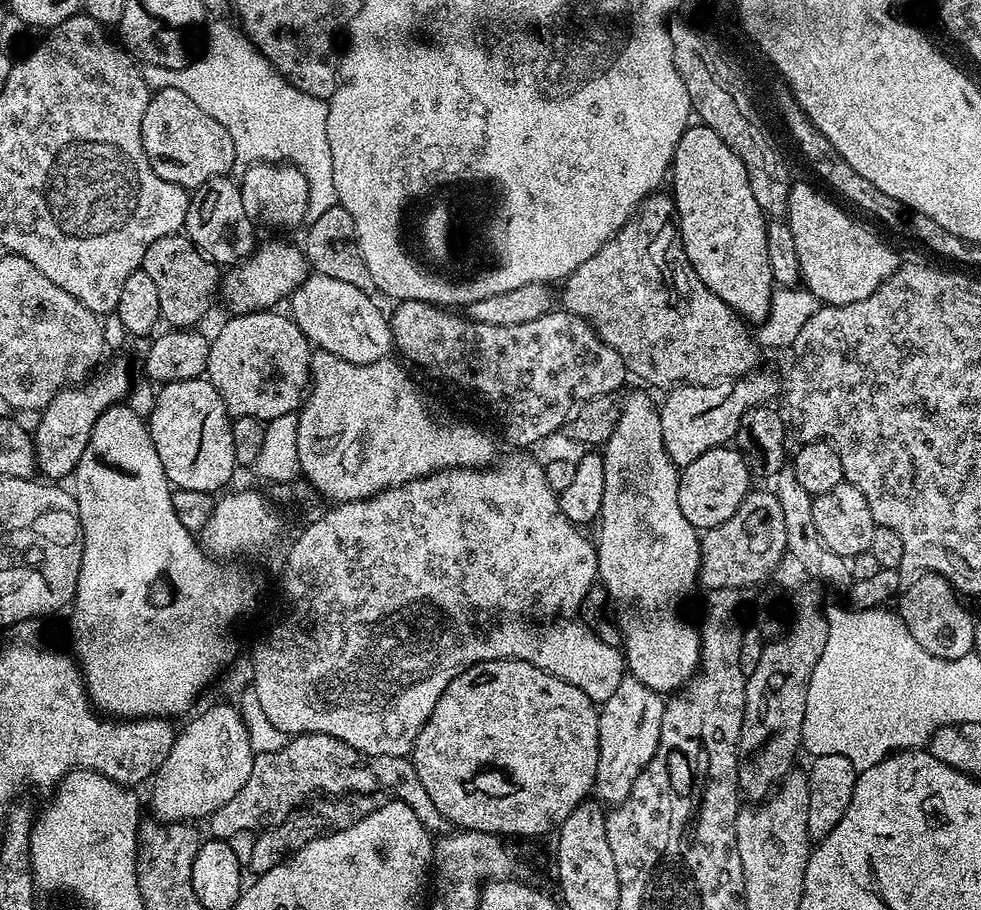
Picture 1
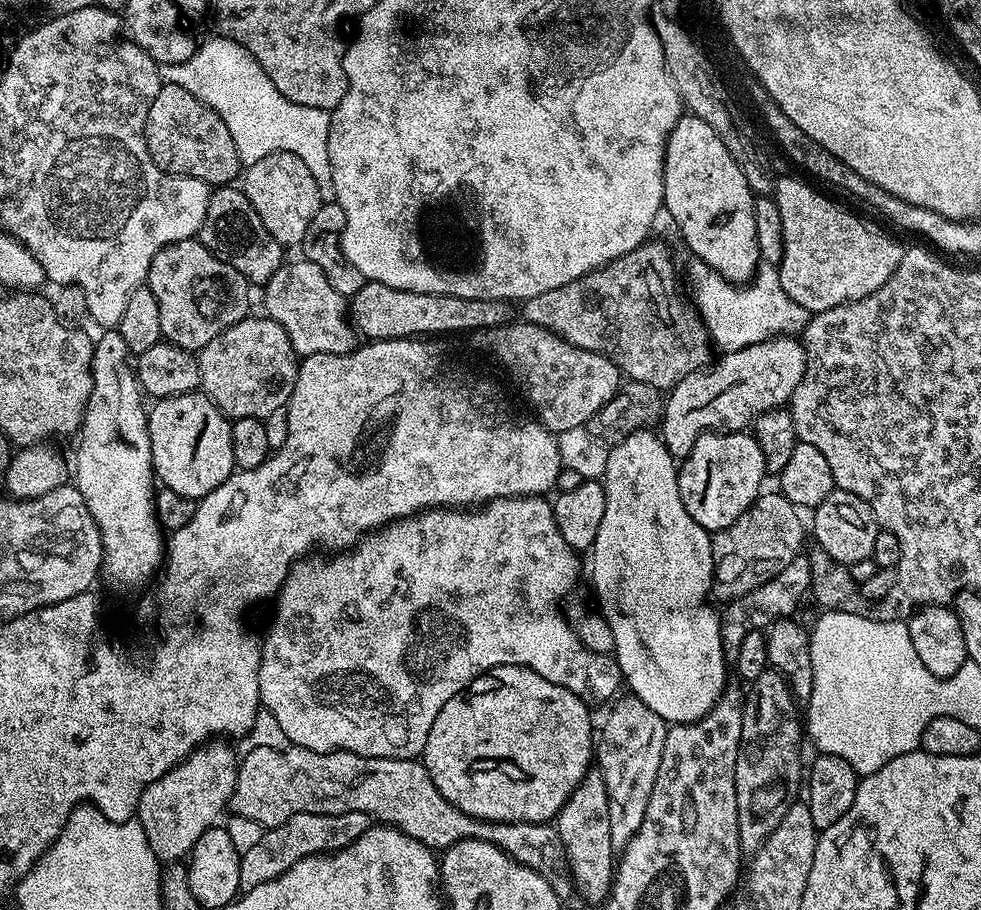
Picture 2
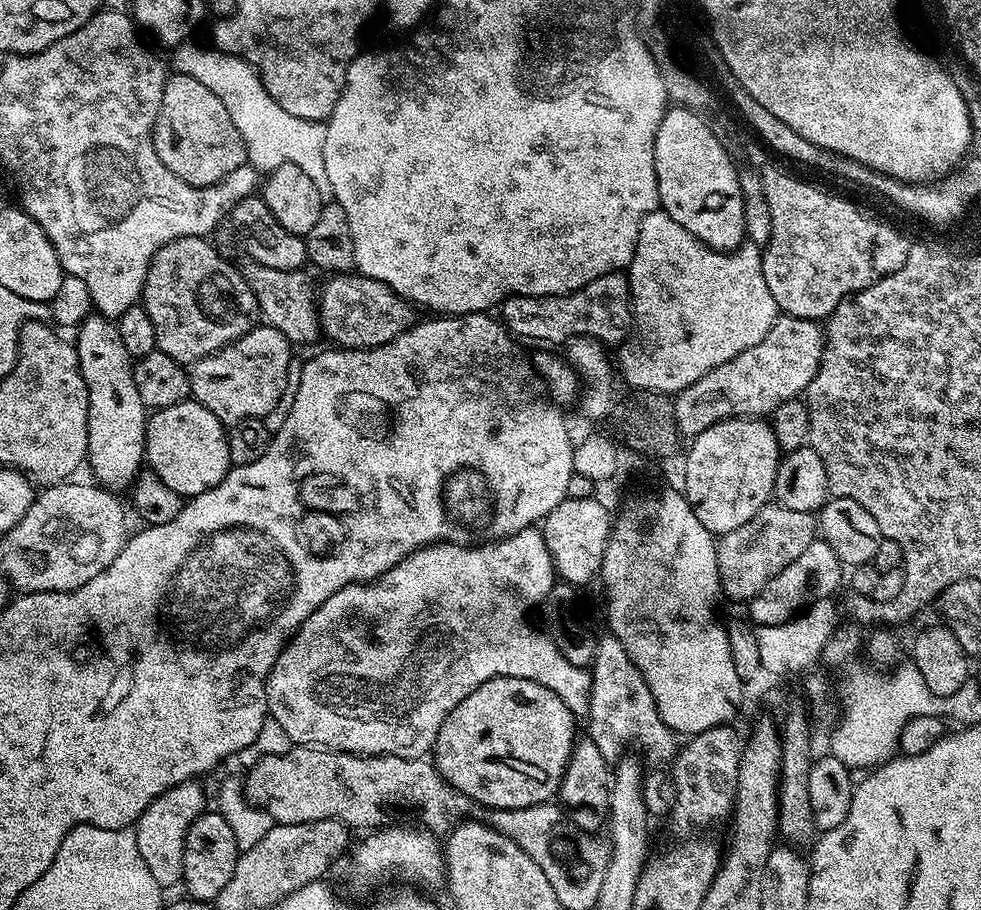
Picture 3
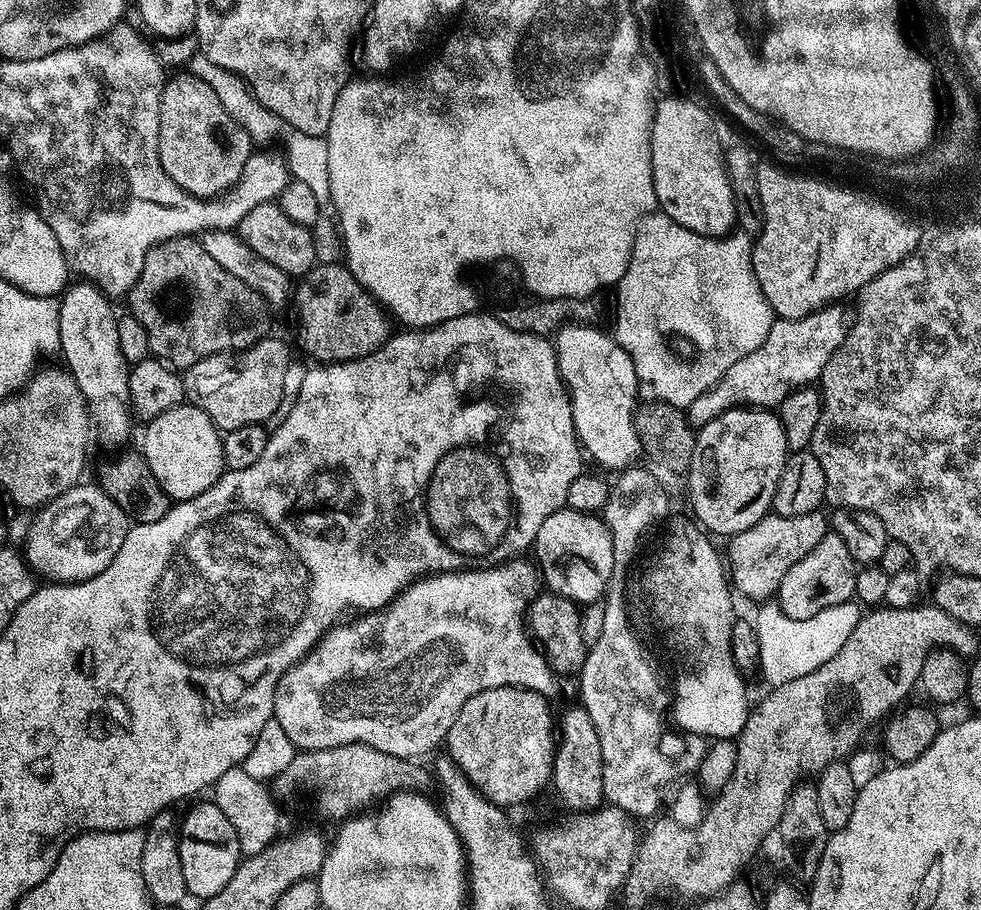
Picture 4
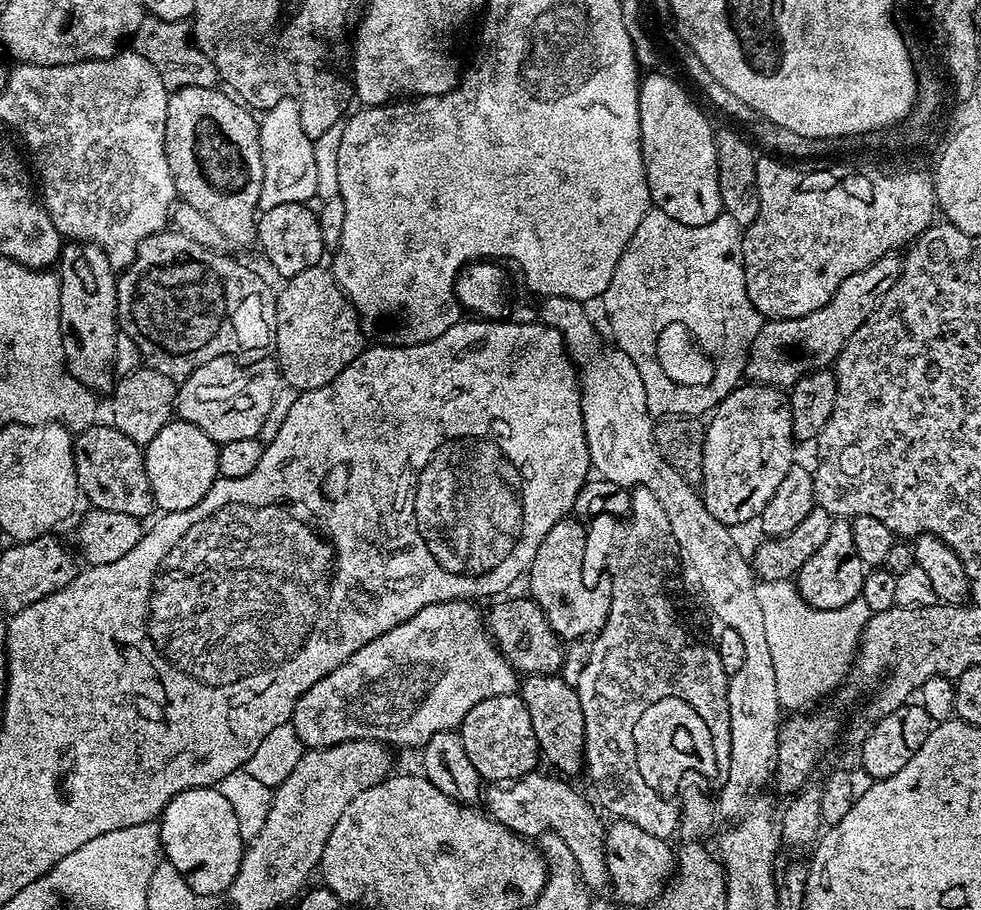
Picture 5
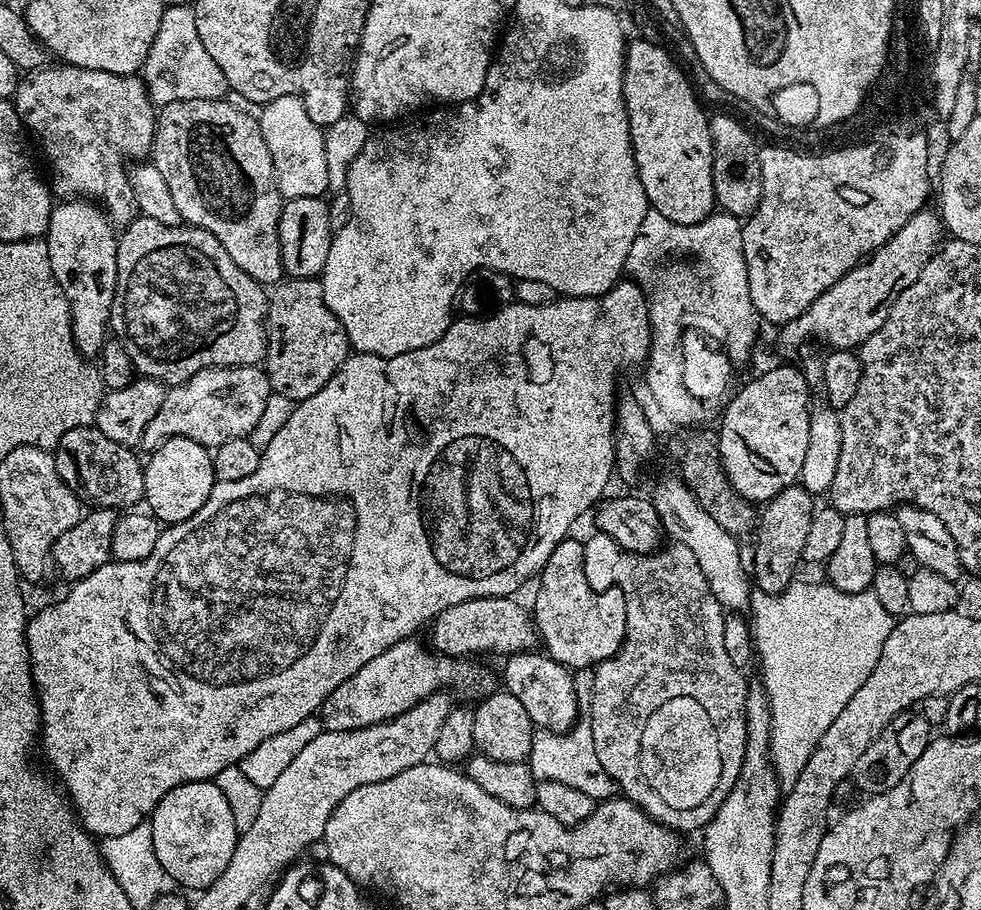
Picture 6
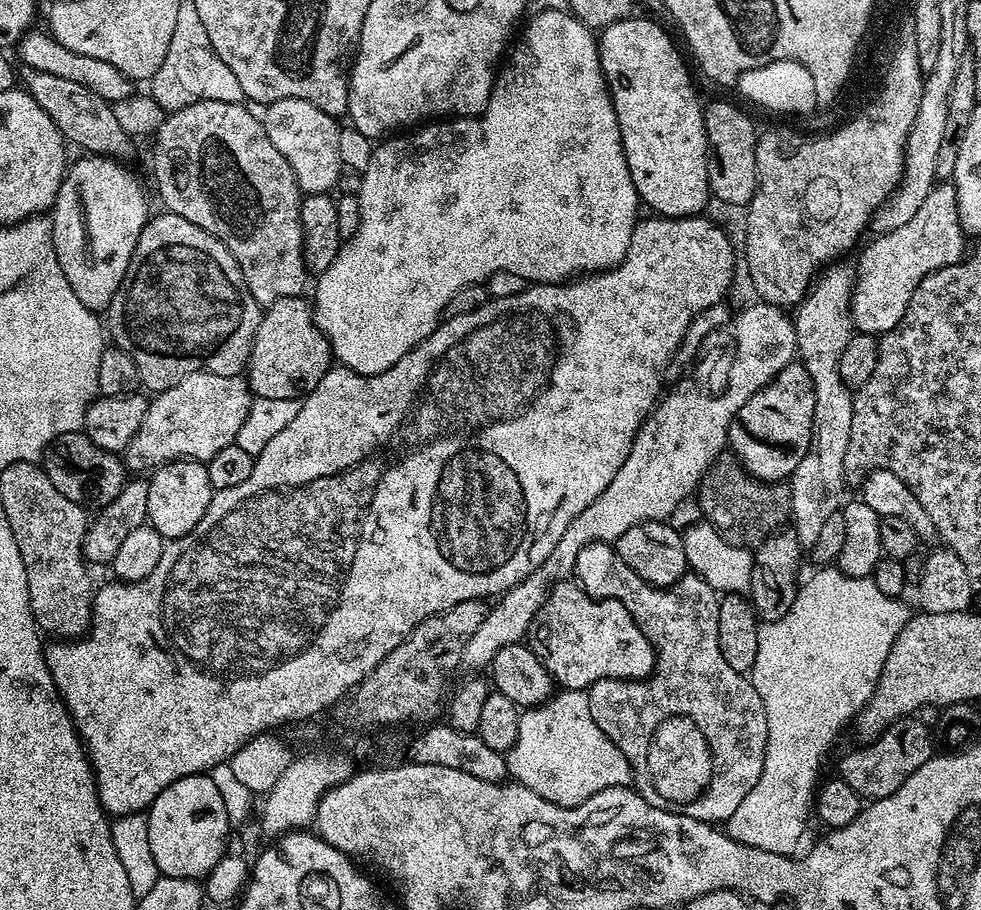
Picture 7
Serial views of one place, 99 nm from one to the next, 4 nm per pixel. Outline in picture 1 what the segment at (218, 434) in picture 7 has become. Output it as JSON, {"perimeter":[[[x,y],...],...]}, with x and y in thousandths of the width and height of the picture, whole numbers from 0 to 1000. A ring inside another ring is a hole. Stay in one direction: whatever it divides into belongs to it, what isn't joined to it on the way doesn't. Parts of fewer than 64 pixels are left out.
{"perimeter":[[[266,341],[264,343],[247,343],[236,345],[231,348],[233,352],[225,358],[214,374],[214,393],[212,395],[212,407],[210,415],[222,429],[222,433],[227,437],[229,446],[238,458],[243,457],[261,457],[264,462],[270,464],[279,459],[287,459],[287,455],[302,453],[306,445],[310,443],[311,434],[316,425],[316,414],[318,412],[318,388],[319,379],[315,378],[314,373],[304,363],[304,358],[298,353],[297,346],[285,344],[285,341]]]}

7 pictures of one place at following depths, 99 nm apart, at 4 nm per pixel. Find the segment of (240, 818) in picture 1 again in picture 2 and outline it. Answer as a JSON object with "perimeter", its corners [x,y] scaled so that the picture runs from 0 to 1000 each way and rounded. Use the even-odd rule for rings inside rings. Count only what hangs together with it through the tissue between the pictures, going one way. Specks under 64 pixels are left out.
{"perimeter":[[[295,820],[288,824],[252,823],[241,846],[234,892],[256,899],[269,911],[292,905],[297,897],[344,897],[350,892],[373,892],[388,907],[410,910],[426,925],[452,934],[472,923],[491,923],[508,930],[529,949],[540,952],[565,977],[574,977],[577,963],[575,931],[562,904],[541,905],[523,901],[489,901],[476,897],[442,864],[427,834],[403,835],[388,831],[366,831],[360,826],[321,826]]]}

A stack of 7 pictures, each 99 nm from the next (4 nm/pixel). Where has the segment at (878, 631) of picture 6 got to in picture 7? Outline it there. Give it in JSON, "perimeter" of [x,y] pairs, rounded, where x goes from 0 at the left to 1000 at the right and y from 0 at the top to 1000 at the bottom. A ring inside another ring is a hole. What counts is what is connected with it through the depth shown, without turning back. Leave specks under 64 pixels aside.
{"perimeter":[[[836,622],[831,626],[833,629],[825,637],[823,634],[812,646],[809,666],[805,666],[805,670],[796,681],[779,684],[774,687],[773,723],[769,723],[765,746],[769,758],[773,758],[773,767],[777,767],[777,776],[781,780],[781,807],[783,808],[781,811],[781,837],[777,842],[777,855],[773,855],[769,868],[765,868],[760,873],[760,877],[756,877],[756,886],[752,886],[752,890],[748,890],[748,895],[744,895],[744,899],[740,902],[740,915],[743,921],[752,927],[771,931],[773,934],[802,938],[812,935],[810,932],[814,930],[815,922],[819,921],[820,913],[824,910],[824,882],[828,879],[828,865],[831,864],[832,856],[836,853],[836,834],[843,829],[844,821],[851,815],[852,808],[859,802],[860,795],[863,791],[864,795],[872,792],[873,786],[881,779],[883,771],[891,763],[893,751],[899,741],[899,732],[903,727],[915,697],[928,680],[928,673],[922,669],[920,663],[923,660],[912,655],[899,653],[899,648],[895,648],[895,644],[891,644],[891,640],[886,634],[866,635],[862,631],[858,631],[856,625],[851,622]]]}

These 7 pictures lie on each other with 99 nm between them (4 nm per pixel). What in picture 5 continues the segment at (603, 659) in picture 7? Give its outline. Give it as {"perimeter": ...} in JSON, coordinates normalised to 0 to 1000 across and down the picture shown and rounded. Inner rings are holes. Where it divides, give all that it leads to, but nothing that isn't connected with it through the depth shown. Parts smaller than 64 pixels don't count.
{"perimeter":[[[576,569],[561,578],[561,587],[552,591],[552,600],[548,600],[548,609],[544,609],[544,618],[536,630],[541,658],[557,675],[561,688],[575,705],[611,695],[622,670],[621,652],[611,651],[595,638],[595,610],[601,605],[601,598],[598,582],[590,575],[594,576],[590,570]]]}

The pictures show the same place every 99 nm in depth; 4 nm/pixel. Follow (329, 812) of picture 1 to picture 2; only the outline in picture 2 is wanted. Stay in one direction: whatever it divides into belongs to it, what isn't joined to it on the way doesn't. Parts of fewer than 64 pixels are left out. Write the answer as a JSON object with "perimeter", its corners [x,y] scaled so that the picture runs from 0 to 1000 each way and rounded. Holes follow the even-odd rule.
{"perimeter":[[[350,892],[344,897],[297,897],[292,905],[270,913],[268,921],[255,934],[247,937],[245,943],[245,975],[252,978],[267,974],[283,965],[296,952],[308,943],[344,936],[366,921],[377,908],[377,898],[373,892]]]}

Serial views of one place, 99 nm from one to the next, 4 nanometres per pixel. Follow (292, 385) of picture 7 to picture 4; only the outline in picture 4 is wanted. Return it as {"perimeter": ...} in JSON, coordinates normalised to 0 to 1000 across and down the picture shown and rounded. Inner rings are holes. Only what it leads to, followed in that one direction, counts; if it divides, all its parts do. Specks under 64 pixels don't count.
{"perimeter":[[[323,289],[300,316],[302,378],[326,400],[348,400],[385,385],[397,371],[397,348],[350,289]]]}

